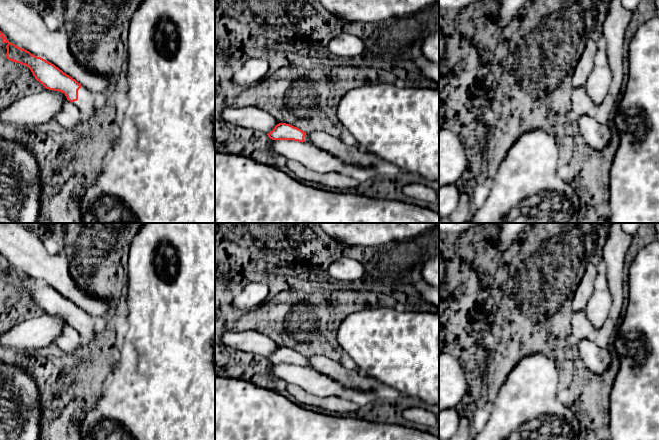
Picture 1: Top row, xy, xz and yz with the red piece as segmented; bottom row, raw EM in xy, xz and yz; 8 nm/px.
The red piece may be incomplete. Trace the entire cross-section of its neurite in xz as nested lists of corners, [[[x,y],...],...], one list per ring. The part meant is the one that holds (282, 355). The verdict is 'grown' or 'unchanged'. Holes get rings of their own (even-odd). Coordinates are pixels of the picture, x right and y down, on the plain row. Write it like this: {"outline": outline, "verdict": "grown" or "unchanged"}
{"outline": [[[279,347],[267,359],[272,364],[294,364],[298,366],[310,367],[308,358],[309,357],[306,357],[290,348]]], "verdict": "grown"}

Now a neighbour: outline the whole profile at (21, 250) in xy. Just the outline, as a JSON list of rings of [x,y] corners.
[[[0,223],[0,255],[9,266],[54,288],[93,318],[99,318],[106,313],[108,305],[105,301],[78,288],[70,274],[67,258],[63,254],[49,254],[42,239],[35,237],[23,223]]]

